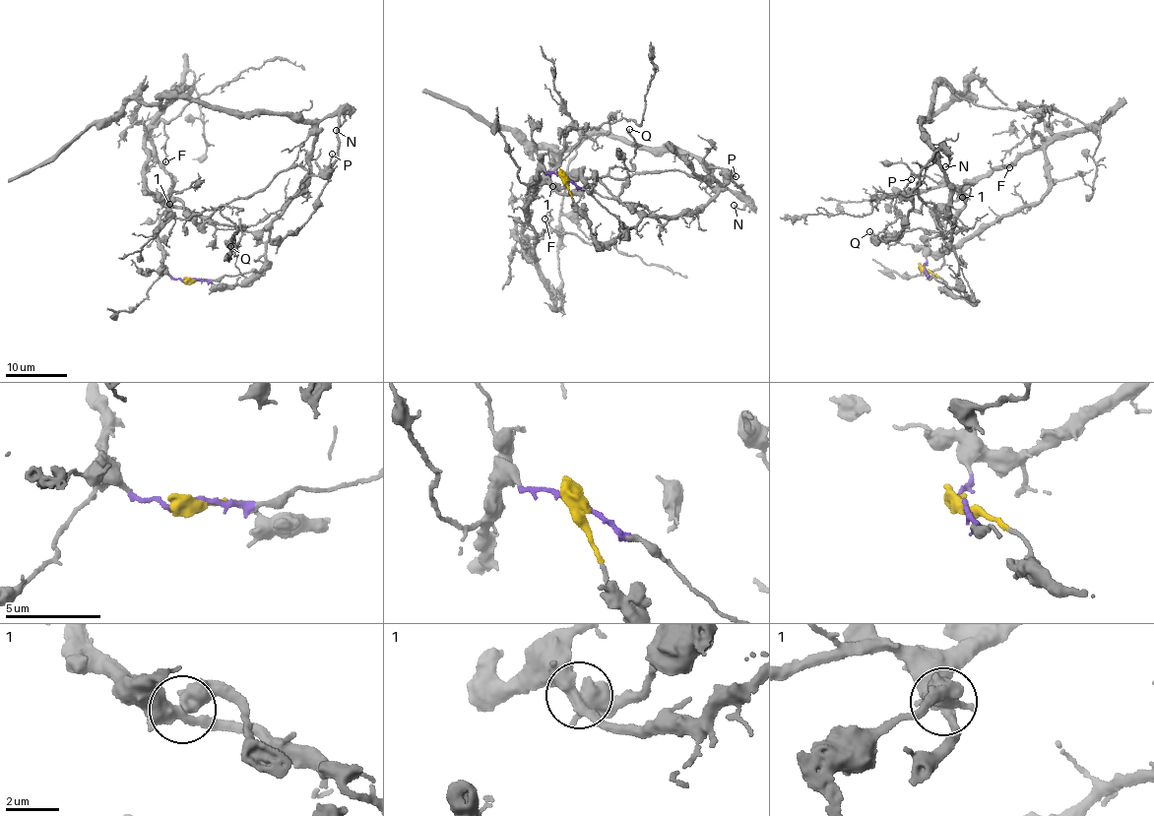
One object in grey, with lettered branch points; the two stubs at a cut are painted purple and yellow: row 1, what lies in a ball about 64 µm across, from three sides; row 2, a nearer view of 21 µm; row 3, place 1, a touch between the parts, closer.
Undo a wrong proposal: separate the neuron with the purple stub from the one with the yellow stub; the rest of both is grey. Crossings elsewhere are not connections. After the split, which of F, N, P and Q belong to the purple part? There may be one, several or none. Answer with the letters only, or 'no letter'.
F, P, Q

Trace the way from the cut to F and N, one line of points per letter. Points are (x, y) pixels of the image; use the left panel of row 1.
F: (190, 280), (163, 270), (158, 237), (172, 181), (155, 152), (152, 128), (162, 121), (164, 162)
N: (190, 280), (249, 280), (264, 263), (272, 219), (308, 173), (315, 126), (342, 113), (336, 130)

